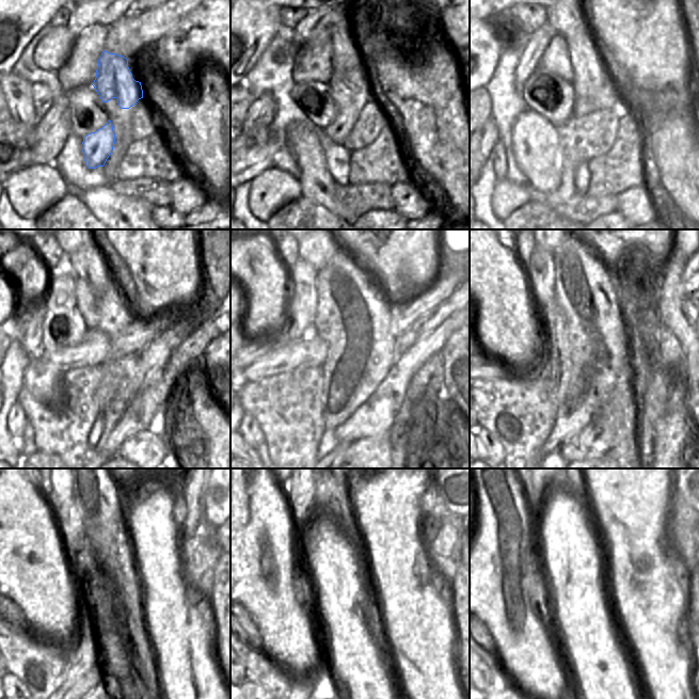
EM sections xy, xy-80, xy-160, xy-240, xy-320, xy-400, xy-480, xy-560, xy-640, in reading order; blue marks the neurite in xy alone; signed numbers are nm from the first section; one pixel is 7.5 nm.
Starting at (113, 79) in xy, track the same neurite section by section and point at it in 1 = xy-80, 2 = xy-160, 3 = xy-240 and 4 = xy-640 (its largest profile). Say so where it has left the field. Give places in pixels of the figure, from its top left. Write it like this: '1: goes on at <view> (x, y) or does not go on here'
1: goes on at xy-80 (351, 74)
2: goes on at xy-160 (589, 72)
3: goes on at xy-240 (95, 269)
4: does not go on here

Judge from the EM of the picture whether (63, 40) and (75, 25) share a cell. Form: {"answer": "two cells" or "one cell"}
{"answer": "two cells"}

